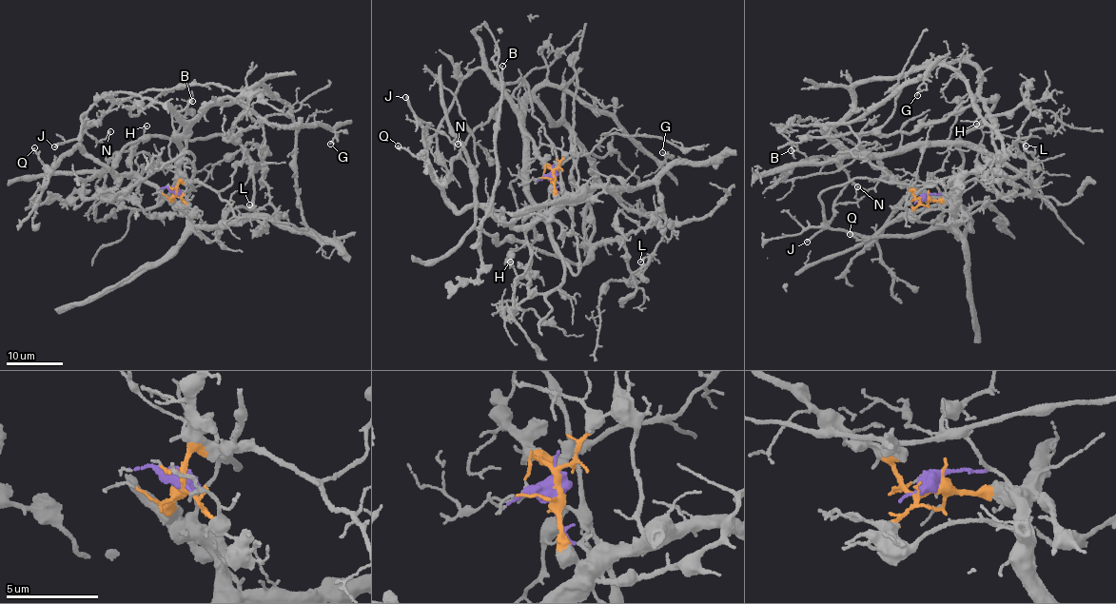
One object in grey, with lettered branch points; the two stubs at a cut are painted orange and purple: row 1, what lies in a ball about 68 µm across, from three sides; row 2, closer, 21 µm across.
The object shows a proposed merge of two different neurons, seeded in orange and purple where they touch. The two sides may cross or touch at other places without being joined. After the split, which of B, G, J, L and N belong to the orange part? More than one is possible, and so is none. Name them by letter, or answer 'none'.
B, G, J, N

